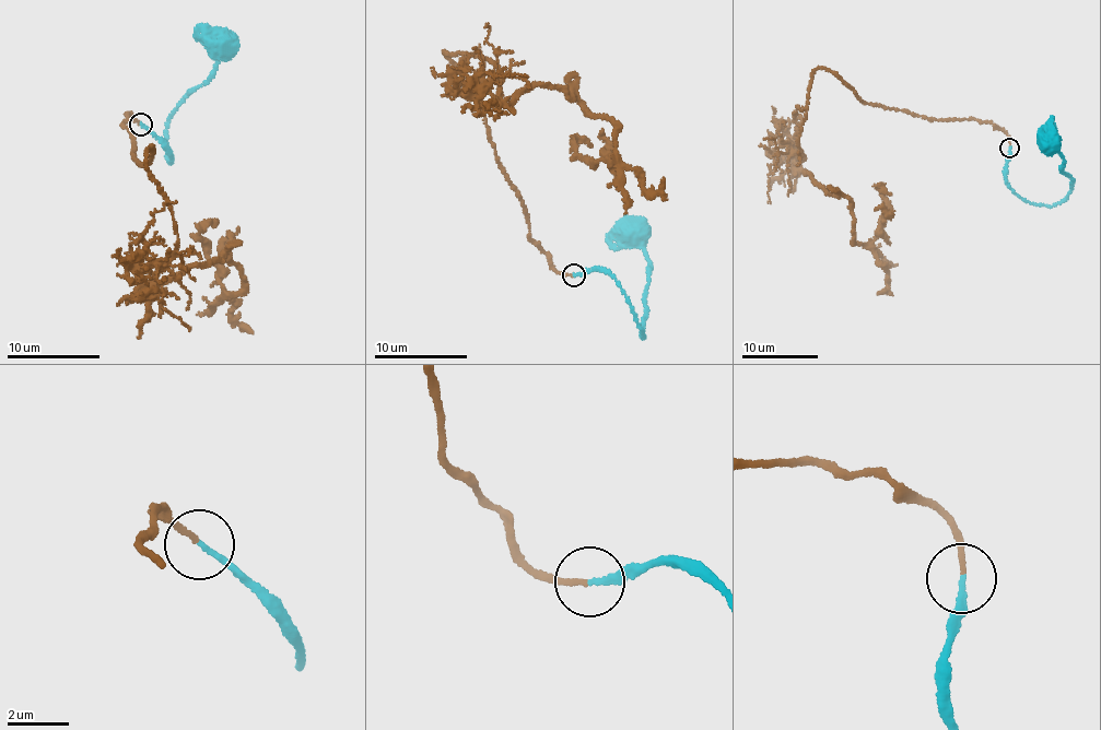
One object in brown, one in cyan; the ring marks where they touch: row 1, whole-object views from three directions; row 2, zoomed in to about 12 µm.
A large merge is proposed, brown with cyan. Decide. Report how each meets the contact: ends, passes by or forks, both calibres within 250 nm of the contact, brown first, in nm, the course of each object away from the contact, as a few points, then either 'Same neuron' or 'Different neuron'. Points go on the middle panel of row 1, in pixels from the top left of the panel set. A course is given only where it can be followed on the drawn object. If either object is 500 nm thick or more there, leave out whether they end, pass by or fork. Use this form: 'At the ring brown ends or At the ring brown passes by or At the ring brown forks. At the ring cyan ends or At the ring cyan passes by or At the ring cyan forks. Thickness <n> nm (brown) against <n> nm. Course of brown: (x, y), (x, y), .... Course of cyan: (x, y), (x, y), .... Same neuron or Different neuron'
At the ring brown ends. At the ring cyan ends. Thickness 160 nm (brown) against 190 nm. Course of brown: (573, 273), (445, 54), (495, 62), (498, 105), (555, 85), (617, 129), (610, 164), (593, 146). Course of cyan: (574, 274), (596, 269), (617, 282), (643, 336), (640, 329), (649, 262), (627, 234), (610, 235). Same neuron

